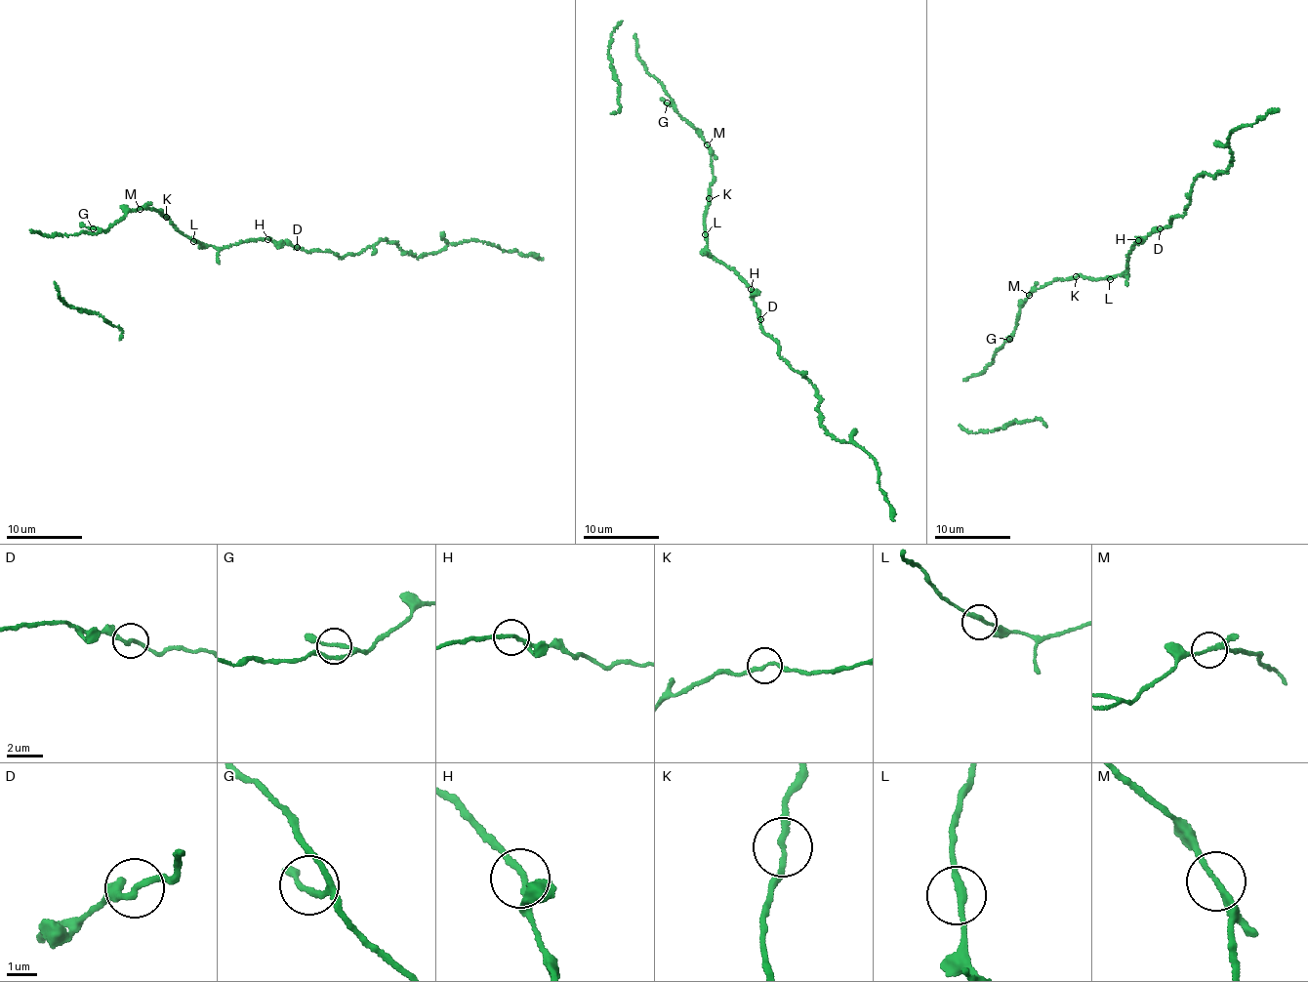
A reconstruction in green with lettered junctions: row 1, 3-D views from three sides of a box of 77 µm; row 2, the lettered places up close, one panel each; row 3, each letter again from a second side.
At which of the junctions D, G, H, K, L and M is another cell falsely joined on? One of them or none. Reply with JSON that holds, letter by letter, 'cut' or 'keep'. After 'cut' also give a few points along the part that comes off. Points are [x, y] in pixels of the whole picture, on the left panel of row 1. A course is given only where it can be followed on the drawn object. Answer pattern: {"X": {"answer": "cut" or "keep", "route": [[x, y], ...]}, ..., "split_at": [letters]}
{"D": {"answer": "keep"}, "G": {"answer": "keep"}, "H": {"answer": "keep"}, "K": {"answer": "keep"}, "L": {"answer": "keep"}, "M": {"answer": "keep"}, "split_at": []}

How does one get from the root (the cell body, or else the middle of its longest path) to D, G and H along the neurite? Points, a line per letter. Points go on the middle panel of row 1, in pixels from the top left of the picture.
D: (708, 232), (708, 252), (734, 271), (751, 288), (759, 319)
G: (708, 232), (705, 214), (713, 181), (711, 148), (697, 129), (667, 102)
H: (708, 232), (708, 252), (734, 271), (751, 289)

